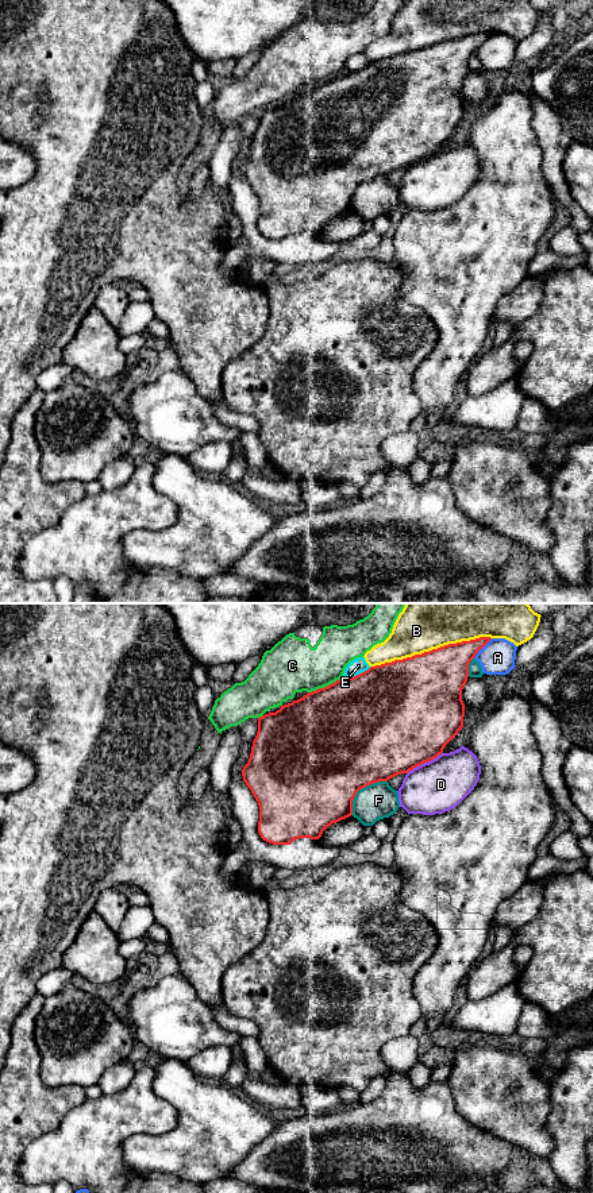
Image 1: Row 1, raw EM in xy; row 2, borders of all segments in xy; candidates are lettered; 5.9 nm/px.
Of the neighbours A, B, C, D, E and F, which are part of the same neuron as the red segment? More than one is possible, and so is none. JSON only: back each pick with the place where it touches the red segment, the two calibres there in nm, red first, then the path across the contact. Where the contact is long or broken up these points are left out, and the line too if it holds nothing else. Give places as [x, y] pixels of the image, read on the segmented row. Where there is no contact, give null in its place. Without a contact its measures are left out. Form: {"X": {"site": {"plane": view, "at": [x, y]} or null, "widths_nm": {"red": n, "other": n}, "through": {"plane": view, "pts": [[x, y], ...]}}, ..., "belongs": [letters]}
{"belongs": []}

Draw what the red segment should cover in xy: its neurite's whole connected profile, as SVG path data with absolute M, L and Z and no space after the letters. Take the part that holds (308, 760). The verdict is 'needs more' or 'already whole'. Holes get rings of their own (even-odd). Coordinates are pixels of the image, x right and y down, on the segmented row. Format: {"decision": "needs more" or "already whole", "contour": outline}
{"decision": "already whole", "contour": "M492 638L448 644L421 655L370 667L354 677L308 692L276 713L258 718L243 781L259 806L258 833L273 845L290 845L299 838L319 839L323 831L353 815L357 792L370 784L408 773L436 758L463 727L465 703L462 690L469 677L469 664Z"}

